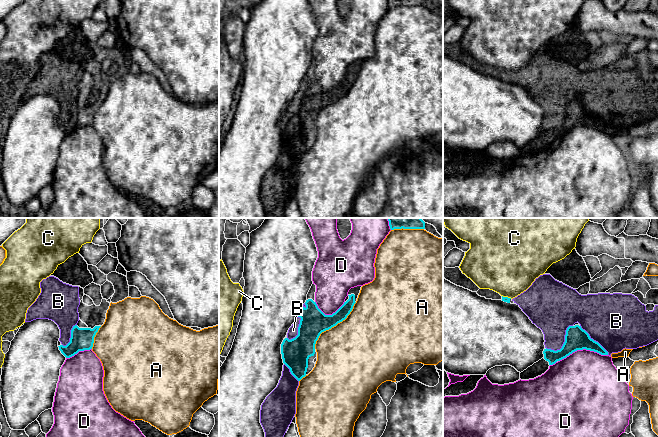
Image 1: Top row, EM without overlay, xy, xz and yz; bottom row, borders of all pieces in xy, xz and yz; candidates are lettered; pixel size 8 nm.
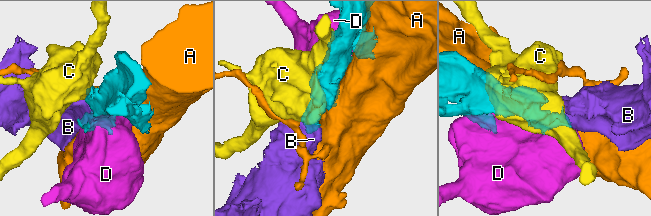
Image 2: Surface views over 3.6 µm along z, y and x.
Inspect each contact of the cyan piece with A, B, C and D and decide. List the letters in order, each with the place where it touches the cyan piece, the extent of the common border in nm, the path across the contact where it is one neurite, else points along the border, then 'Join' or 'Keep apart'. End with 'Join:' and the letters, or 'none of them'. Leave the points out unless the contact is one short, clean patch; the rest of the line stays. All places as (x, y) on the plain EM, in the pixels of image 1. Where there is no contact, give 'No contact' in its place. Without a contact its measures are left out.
A: Touches cyan at xz (333, 102). Shared border 500 nm. Keep apart
B: Touches cyan at yz (564, 119). Shared border 280 nm. Join
C: Touches cyan at yz (507, 73). Shared border 80 nm. Boundary: yz (502, 71), (511, 74). Keep apart
D: Touches cyan at yz (582, 125). Shared border 400 nm. Keep apart
Join: B

